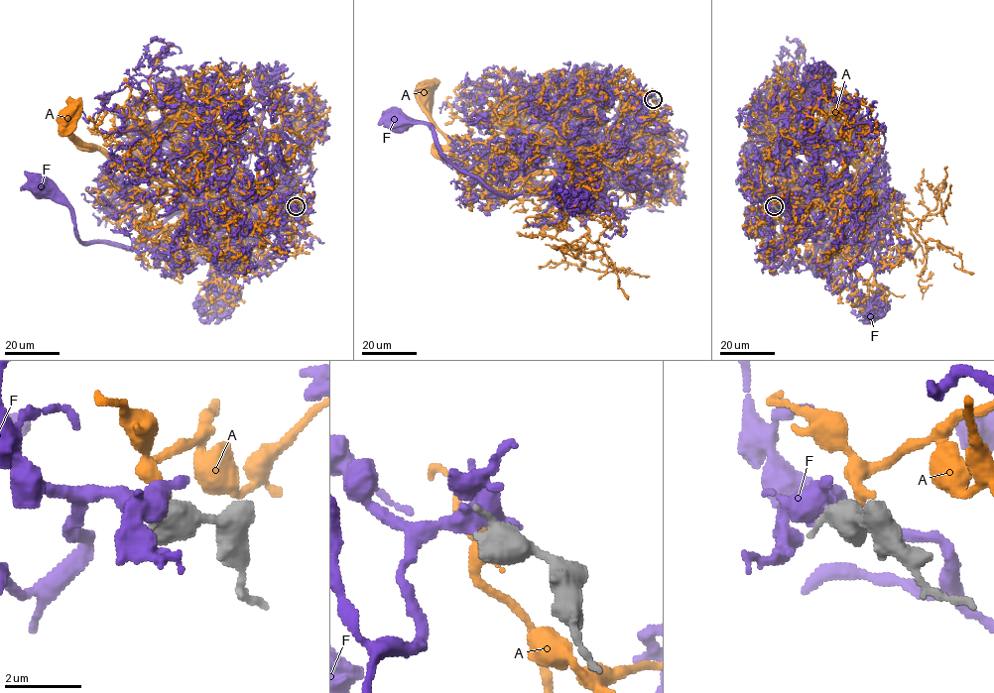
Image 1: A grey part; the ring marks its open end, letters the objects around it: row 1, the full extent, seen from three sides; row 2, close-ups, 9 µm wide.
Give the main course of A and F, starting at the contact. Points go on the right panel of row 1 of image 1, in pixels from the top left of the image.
A: (774, 205), (816, 205), (832, 158), (851, 177), (833, 148), (808, 147), (764, 115)
F: (772, 206), (802, 221), (792, 221), (825, 181), (862, 210), (869, 239), (855, 247), (815, 238), (794, 186)

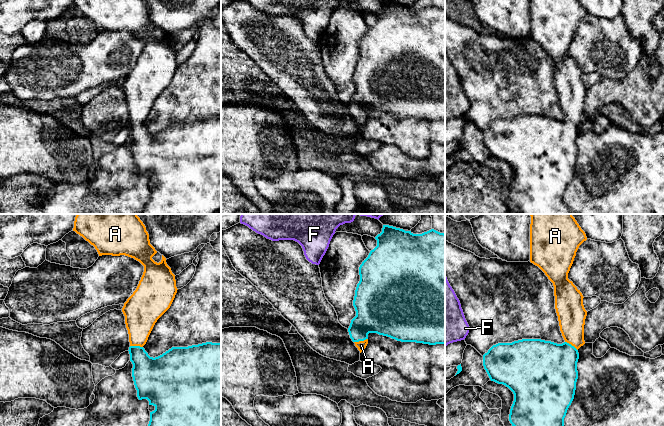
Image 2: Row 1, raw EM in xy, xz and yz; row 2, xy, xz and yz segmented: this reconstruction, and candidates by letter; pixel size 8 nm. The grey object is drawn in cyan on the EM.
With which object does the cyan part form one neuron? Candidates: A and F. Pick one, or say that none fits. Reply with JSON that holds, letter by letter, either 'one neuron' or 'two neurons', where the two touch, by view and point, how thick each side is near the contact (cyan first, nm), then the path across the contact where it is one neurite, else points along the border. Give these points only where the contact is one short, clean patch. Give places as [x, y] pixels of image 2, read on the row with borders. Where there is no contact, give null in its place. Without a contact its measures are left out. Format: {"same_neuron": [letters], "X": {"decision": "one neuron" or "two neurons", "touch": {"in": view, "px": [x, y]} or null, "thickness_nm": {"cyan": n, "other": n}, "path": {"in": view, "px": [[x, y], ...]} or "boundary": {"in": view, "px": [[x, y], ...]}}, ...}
{"same_neuron": ["A"], "A": {"decision": "one neuron", "touch": {"in": "xz", "px": [360, 340]}, "thickness_nm": {"cyan": 320, "other": 80}, "path": {"in": "xz", "px": [[375, 313], [360, 328], [360, 340], [361, 345]]}}, "F": {"decision": "two neurons", "touch": null}}

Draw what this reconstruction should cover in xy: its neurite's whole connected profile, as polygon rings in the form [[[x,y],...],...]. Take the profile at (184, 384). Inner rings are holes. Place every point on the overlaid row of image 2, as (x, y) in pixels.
[[[77,214],[74,221],[73,231],[82,236],[91,245],[93,245],[97,250],[99,256],[125,255],[134,258],[144,266],[144,272],[141,277],[141,280],[139,281],[136,290],[124,303],[122,312],[125,316],[125,324],[129,334],[130,347],[128,351],[130,354],[130,361],[133,364],[132,377],[135,388],[137,390],[137,397],[139,400],[147,399],[149,401],[149,405],[153,405],[155,407],[155,410],[150,412],[150,421],[148,426],[221,426],[221,343],[206,342],[188,347],[172,347],[162,355],[155,358],[150,357],[143,348],[157,320],[170,308],[178,289],[176,287],[175,275],[172,273],[171,268],[167,265],[166,258],[162,255],[162,260],[159,263],[155,262],[152,259],[152,257],[157,253],[157,251],[150,244],[149,234],[146,231],[146,227],[140,220],[140,218],[137,216],[137,214]]]

